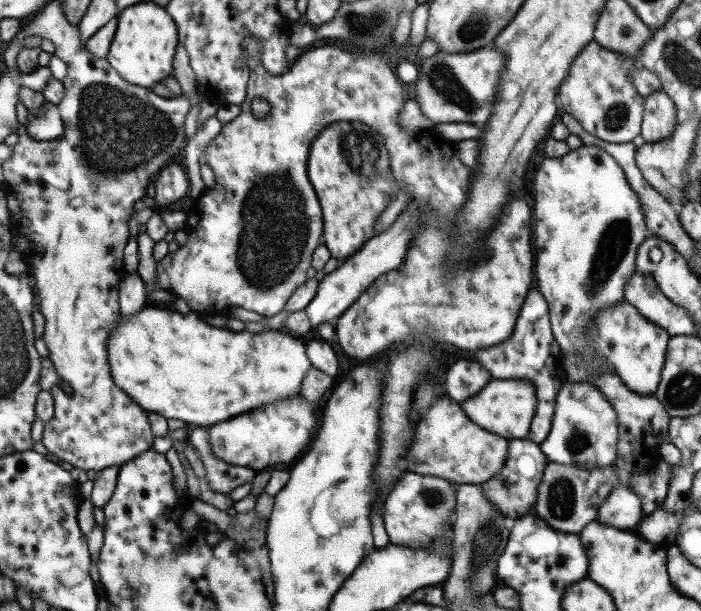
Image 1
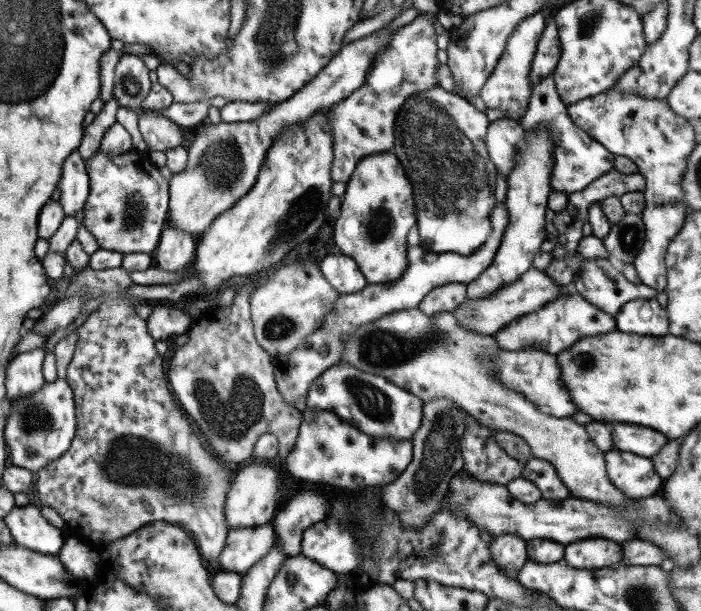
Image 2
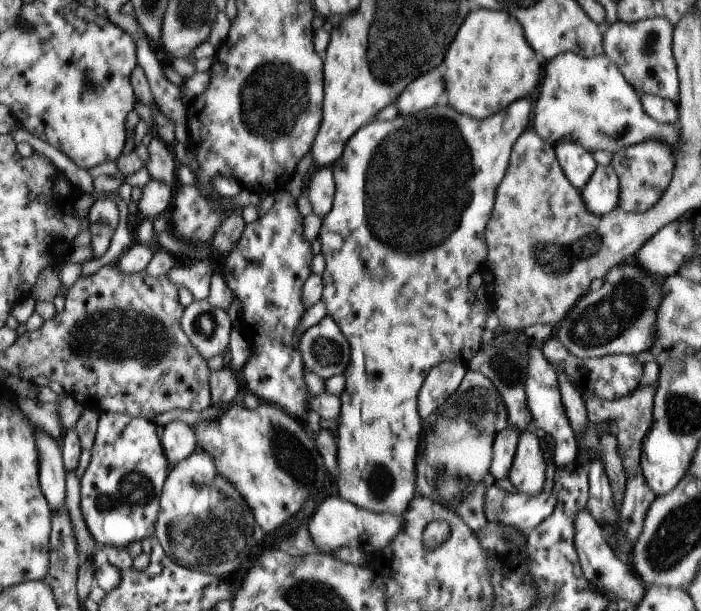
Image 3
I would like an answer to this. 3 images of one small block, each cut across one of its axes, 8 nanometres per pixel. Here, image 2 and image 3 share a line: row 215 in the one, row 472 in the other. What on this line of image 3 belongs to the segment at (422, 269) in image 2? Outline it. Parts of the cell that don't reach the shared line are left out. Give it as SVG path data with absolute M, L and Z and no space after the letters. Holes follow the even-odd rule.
M511 425L495 434L489 465L489 474L493 477L494 482L508 475L519 435L520 432Z

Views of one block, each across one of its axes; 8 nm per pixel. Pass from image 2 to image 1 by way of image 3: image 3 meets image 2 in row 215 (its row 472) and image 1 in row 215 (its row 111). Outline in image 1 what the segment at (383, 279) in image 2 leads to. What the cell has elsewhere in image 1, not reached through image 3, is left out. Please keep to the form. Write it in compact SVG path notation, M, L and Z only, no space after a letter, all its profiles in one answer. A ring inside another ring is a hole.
M257 36L243 40L242 50L249 67L245 99L240 104L239 114L221 127L219 134L208 142L203 152L205 164L213 171L214 185L205 188L193 201L191 209L185 211L186 222L182 229L187 234L187 242L156 262L155 279L150 284L144 284L147 295L157 290L168 291L175 298L183 299L191 310L219 316L226 316L231 307L241 307L261 317L270 317L282 310L289 296L307 280L305 271L310 267L313 252L322 237L321 207L307 178L309 144L331 122L359 121L383 135L395 184L405 183L409 201L419 203L423 216L415 239L407 245L409 249L401 265L386 272L393 282L409 284L409 288L405 286L399 292L415 294L375 294L373 282L333 323L334 334L343 352L355 358L369 358L381 350L392 348L393 342L415 340L419 335L465 350L485 349L507 340L513 332L521 304L535 282L533 222L529 208L522 197L517 194L511 196L503 208L505 212L499 216L499 224L487 236L485 258L471 268L461 270L457 276L447 276L447 236L453 230L455 212L463 207L473 169L457 160L456 142L439 138L432 129L410 131L398 125L398 113L404 100L401 81L387 64L388 46L377 52L359 52L335 44L325 48L315 47L302 52L285 72L275 76L271 76L259 62L261 44ZM257 97L263 97L269 103L269 114L263 120L257 120L251 114L251 101Z

